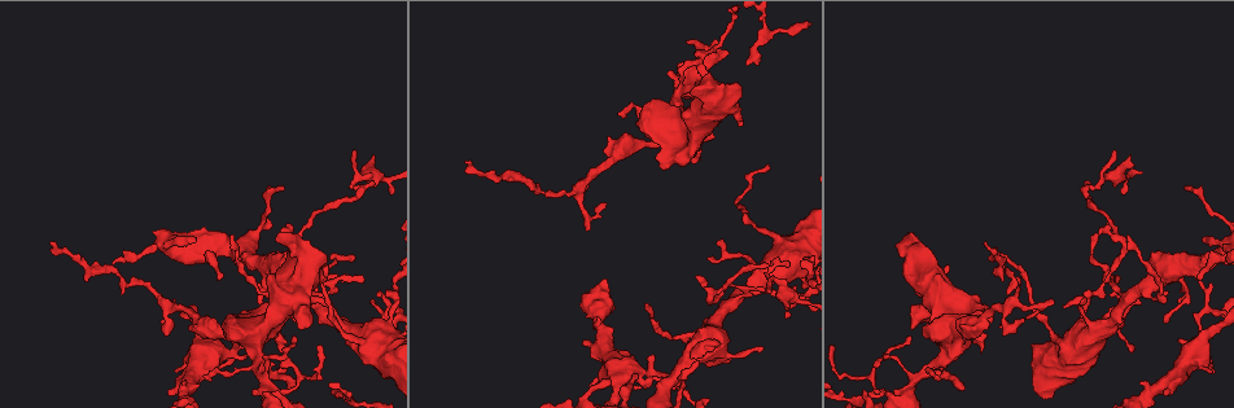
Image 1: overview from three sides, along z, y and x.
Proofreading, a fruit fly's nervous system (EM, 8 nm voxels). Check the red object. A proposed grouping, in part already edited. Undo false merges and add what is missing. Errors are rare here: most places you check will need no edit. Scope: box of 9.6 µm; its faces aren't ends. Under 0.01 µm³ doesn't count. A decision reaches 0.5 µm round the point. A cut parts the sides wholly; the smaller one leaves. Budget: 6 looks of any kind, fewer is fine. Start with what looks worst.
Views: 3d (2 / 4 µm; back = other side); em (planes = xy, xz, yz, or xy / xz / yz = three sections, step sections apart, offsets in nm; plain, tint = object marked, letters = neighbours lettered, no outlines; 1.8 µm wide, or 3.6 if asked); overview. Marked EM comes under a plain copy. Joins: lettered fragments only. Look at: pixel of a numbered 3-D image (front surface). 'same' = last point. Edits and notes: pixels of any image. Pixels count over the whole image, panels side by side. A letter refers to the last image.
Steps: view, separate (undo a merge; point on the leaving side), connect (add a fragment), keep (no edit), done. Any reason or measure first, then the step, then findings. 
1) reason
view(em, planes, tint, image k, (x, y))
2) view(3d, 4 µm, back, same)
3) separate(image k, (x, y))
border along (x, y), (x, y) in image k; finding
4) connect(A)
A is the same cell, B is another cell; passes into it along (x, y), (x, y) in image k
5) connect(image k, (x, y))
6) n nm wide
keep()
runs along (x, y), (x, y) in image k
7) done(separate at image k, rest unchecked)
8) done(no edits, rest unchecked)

sharp bend
view(em, xy, step 4, tint, image 1, (1192, 267))

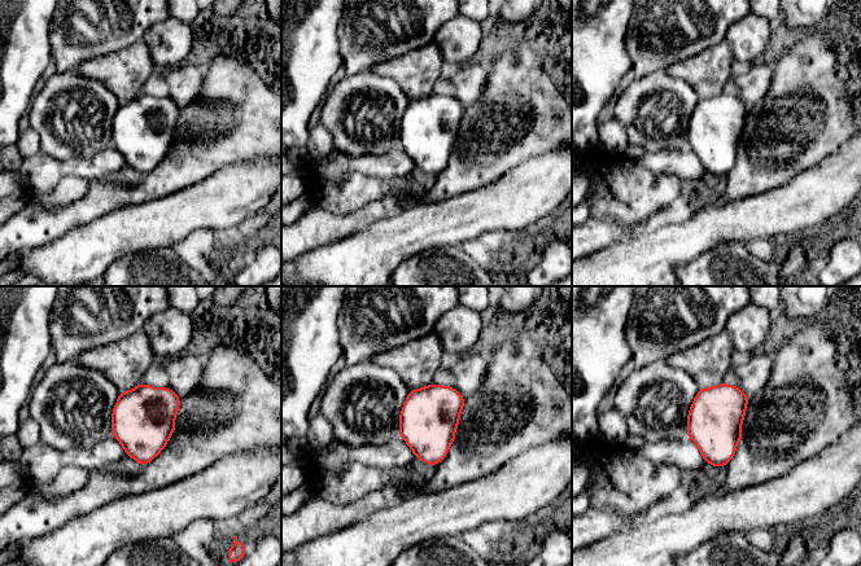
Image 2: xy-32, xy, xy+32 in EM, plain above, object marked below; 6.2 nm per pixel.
view(em, planes, letters, same)

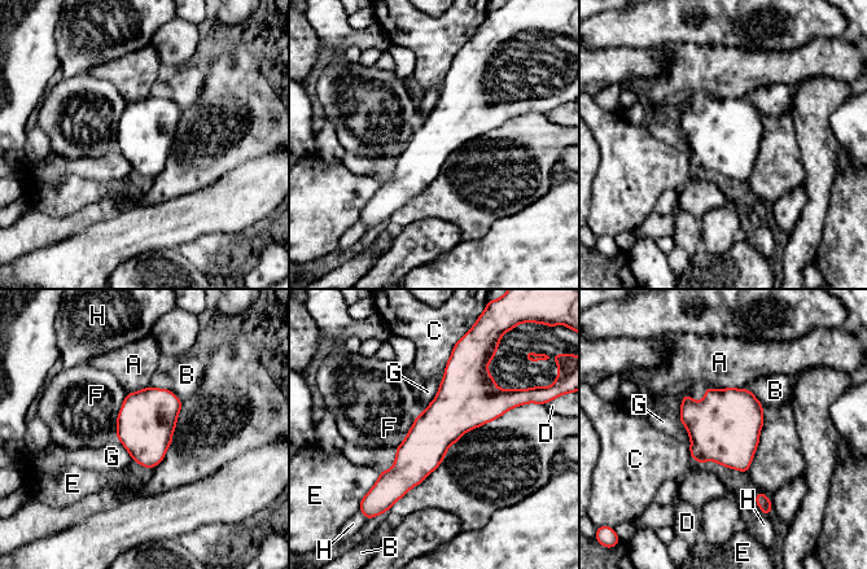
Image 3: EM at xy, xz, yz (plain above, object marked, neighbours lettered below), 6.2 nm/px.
keep()
A, B, C, D, E, F, G and H are other cells; border along (439, 383), (437, 395), (419, 415) in image 3; continuous, no second cell

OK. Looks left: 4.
view(em, planes, letters, image 1, (988, 246))

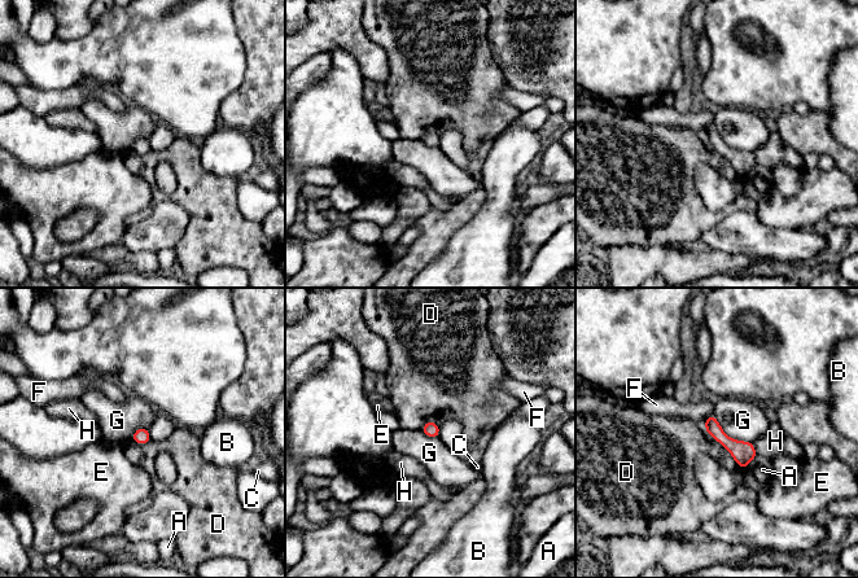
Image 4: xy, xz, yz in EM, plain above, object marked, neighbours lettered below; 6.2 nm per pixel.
D touches over 360 nm
keep()
A, B, C, D, E, F, G and H are other cells; border along (713, 414), (726, 434), (752, 443) in image 4; none of them fits

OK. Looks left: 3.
free end
view(em, xz, step 8, letters, image 1, (692, 91))

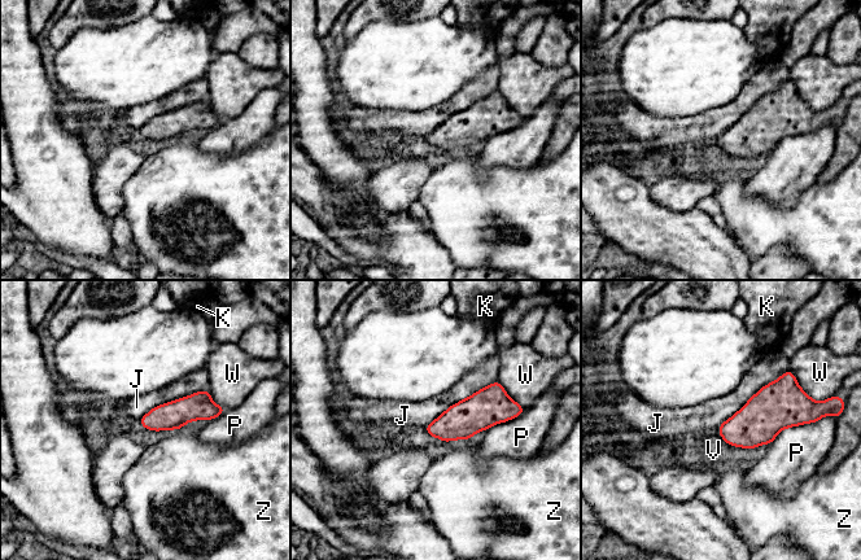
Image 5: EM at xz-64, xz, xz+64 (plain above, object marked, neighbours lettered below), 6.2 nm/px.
keep()
J, K, P, V, W and Z are other cells; runs along (219, 410), (183, 410), (144, 421) in image 5; no lettered fragment goes on from it

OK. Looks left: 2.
done(no edits, rest unchecked)

